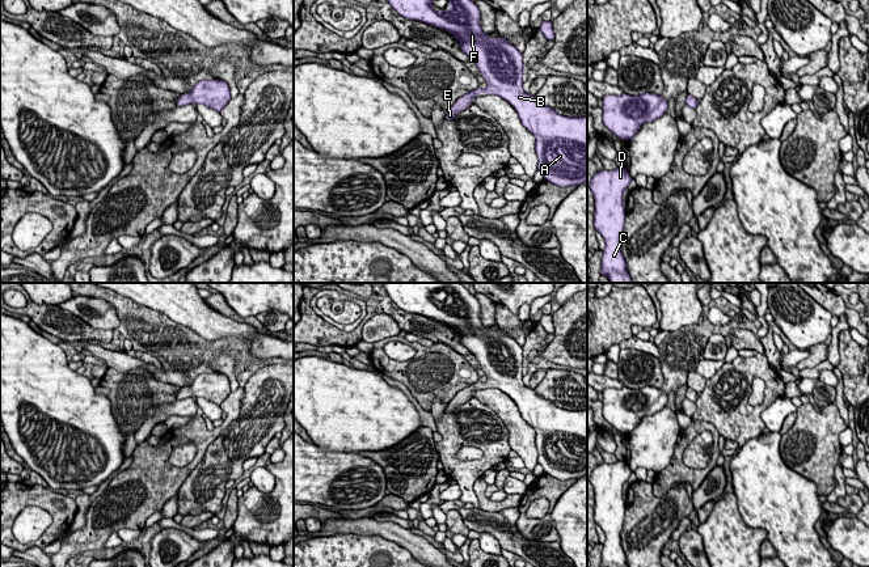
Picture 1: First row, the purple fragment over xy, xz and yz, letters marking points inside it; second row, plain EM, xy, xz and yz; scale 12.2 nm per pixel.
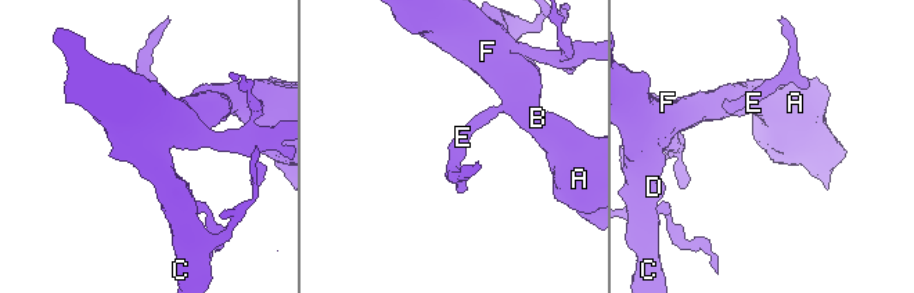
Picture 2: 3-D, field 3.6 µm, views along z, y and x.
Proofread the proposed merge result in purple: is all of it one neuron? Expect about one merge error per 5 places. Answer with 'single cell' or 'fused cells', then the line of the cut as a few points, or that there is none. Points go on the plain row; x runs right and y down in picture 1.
single cell; no cut

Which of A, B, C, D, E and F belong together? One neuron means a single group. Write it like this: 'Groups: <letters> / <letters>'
Groups: A B C D E F

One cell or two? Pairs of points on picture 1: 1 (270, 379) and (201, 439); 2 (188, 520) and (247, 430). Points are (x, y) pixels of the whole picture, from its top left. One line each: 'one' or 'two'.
1: two
2: two

